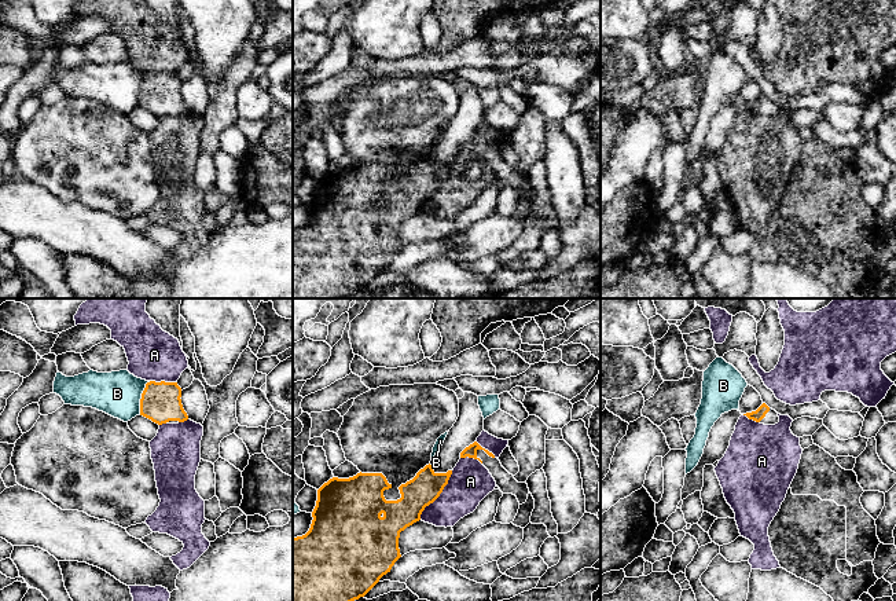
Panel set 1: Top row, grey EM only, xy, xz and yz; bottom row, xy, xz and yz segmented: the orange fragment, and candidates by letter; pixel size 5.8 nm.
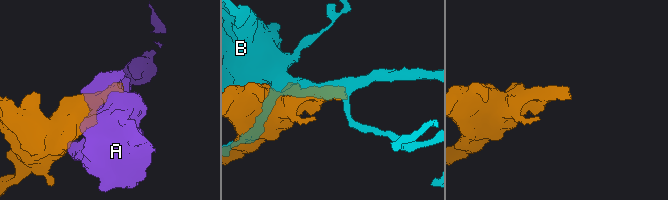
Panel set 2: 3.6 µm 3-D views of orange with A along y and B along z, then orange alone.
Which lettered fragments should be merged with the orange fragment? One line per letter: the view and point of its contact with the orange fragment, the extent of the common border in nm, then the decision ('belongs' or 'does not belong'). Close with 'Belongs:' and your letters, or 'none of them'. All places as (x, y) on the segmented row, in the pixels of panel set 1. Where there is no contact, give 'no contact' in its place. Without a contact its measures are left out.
A: xz (439, 495) | 340 nm | does not belong
B: xy (142, 396) | 200 nm | does not belong
Belongs: none of them

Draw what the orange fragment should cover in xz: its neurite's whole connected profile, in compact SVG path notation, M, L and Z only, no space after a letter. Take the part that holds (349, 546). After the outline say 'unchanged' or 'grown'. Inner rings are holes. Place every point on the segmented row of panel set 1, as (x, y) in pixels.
M429 463L399 487L401 498L397 501L385 499L383 491L392 488L392 484L382 473L360 472L349 479L333 477L324 483L317 490L309 531L293 538L293 601L355 601L364 597L401 557L400 532L421 520L422 512L440 496L451 474L452 470L436 473Z | unchanged

